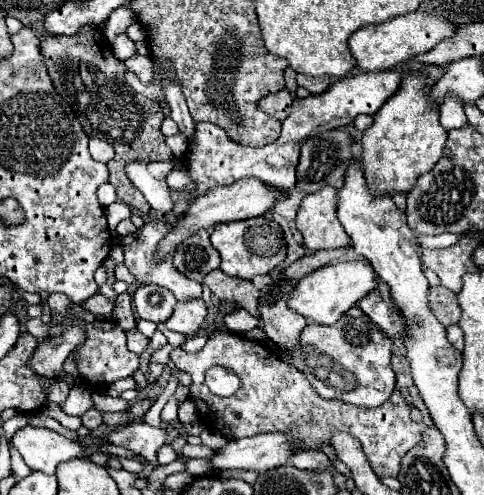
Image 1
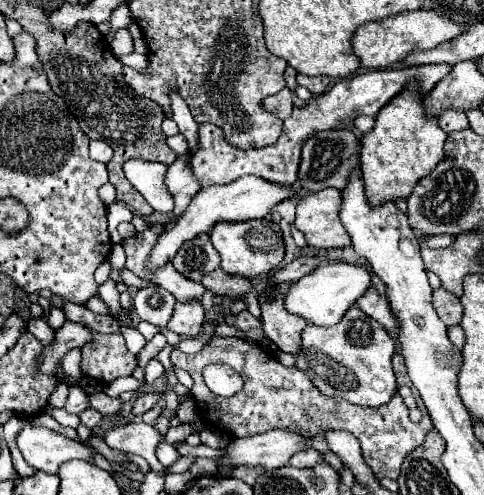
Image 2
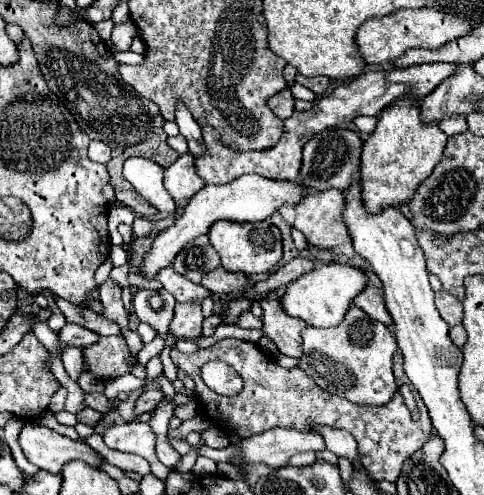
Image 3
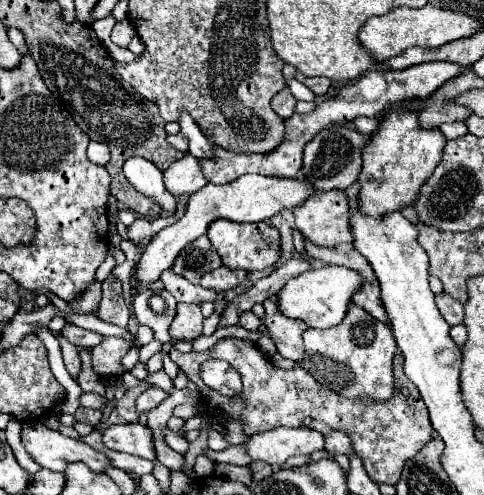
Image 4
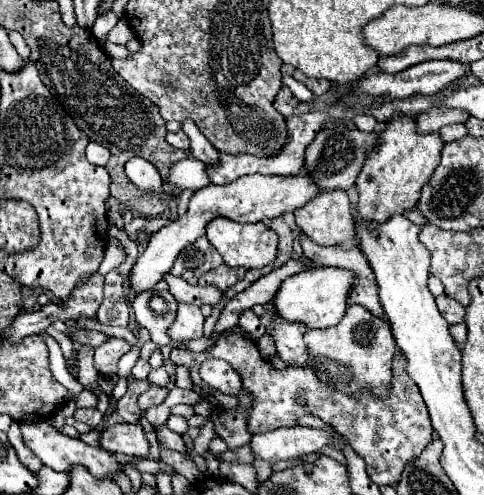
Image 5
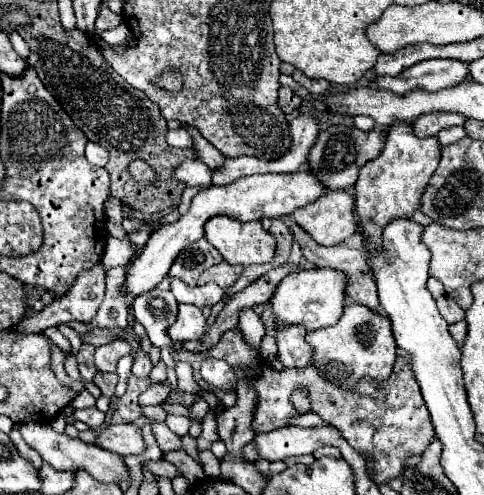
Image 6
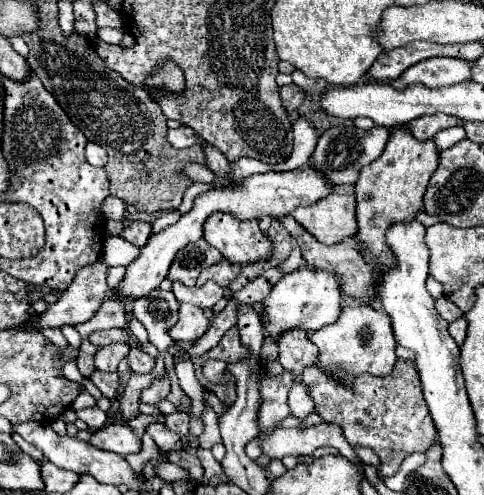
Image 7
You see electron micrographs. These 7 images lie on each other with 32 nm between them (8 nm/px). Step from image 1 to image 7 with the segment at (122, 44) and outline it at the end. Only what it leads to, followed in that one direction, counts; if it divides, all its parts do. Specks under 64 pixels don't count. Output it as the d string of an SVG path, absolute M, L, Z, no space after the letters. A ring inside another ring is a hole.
M104 28L104 30L98 32L98 38L104 40L104 42L108 42L108 44L120 44L122 38L124 38L124 34L126 34L126 28L118 28L118 30L116 28L114 30Z

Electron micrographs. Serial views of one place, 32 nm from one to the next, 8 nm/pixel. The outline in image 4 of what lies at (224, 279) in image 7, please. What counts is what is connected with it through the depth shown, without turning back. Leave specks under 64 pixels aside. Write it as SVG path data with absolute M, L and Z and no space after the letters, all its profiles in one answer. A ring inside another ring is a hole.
M220 266L220 268L204 274L202 280L200 280L200 284L204 288L216 290L216 292L228 292L230 288L240 286L244 280L246 280L246 272L230 272L228 268Z

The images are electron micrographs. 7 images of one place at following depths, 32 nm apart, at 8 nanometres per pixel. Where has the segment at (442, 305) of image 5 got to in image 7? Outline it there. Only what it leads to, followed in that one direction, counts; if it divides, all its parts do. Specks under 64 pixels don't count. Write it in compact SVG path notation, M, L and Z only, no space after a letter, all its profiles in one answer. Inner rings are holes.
M442 296L442 298L436 300L436 308L438 308L440 316L442 316L446 322L454 322L454 320L458 320L458 318L464 316L464 312L462 312L452 300L448 300L446 296Z

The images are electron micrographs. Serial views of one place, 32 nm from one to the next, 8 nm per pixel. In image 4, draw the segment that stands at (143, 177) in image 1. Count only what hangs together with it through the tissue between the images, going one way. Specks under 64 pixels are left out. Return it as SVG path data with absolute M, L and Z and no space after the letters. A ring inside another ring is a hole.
M134 156L124 162L124 176L138 192L142 192L150 200L154 200L164 212L168 212L168 214L176 212L176 200L164 188L162 170L154 162Z

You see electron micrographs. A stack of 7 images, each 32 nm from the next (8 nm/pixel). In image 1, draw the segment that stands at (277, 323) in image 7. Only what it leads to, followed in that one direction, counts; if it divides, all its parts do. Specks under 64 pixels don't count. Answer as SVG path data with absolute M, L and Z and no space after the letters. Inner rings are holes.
M366 258L334 262L330 266L322 266L316 272L300 278L296 290L290 296L290 308L316 324L328 326L334 324L346 310L356 306L366 294L370 294L378 286L378 282L380 278Z

